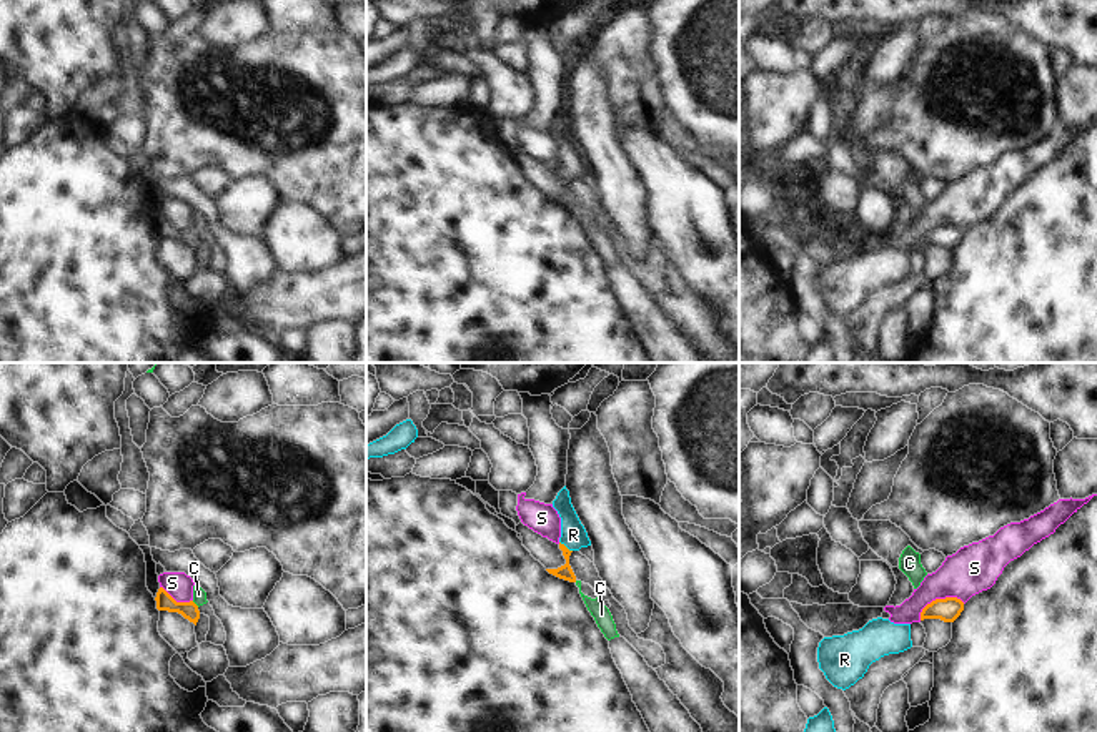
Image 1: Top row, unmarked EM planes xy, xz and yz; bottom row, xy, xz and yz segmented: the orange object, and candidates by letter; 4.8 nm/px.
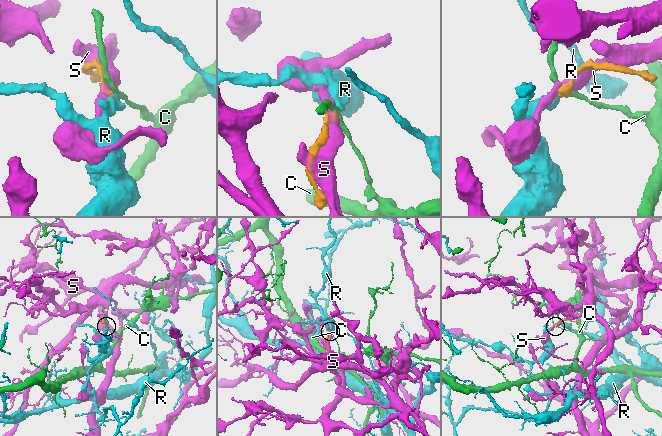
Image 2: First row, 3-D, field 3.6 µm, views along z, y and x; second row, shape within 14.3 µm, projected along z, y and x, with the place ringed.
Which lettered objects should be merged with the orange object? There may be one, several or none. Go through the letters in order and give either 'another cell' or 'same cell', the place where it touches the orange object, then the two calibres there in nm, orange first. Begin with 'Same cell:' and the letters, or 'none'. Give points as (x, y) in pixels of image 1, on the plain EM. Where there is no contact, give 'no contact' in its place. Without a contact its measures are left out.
Same cell: R
C: another cell; contact xy (193, 230); calibres 80 and 60 nm
R: same cell; contact xz (565, 173); calibres 70 and 130 nm
S: another cell; contact yz (938, 227); calibres 120 and 240 nm

